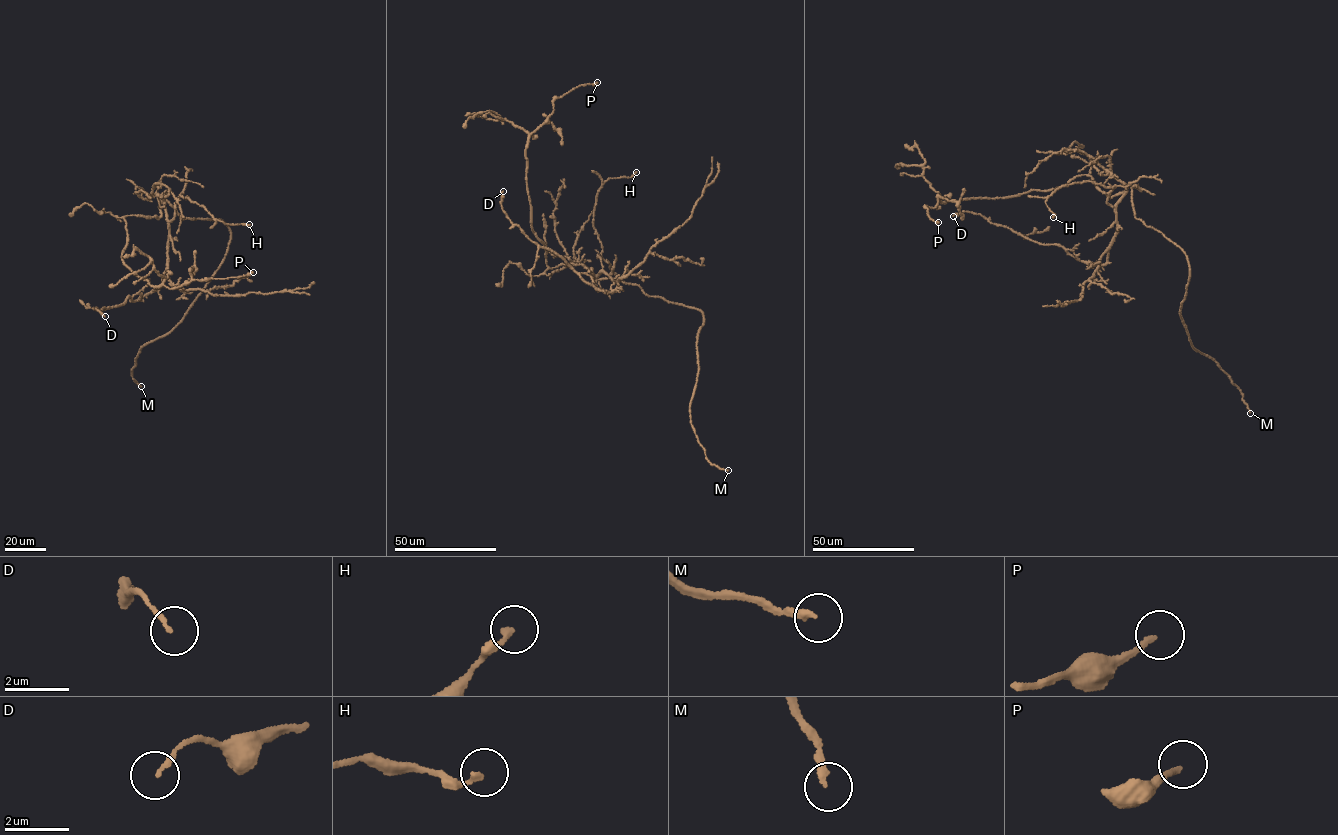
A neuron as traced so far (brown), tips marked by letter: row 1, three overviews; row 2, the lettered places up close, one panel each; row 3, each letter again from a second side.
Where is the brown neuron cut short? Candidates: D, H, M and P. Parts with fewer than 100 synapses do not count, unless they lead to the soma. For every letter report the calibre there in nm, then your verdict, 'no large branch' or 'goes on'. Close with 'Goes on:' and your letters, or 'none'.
D: 140 nm | no large branch
H: 180 nm | no large branch
M: 240 nm | goes on
P: 160 nm | no large branch
Goes on: M

